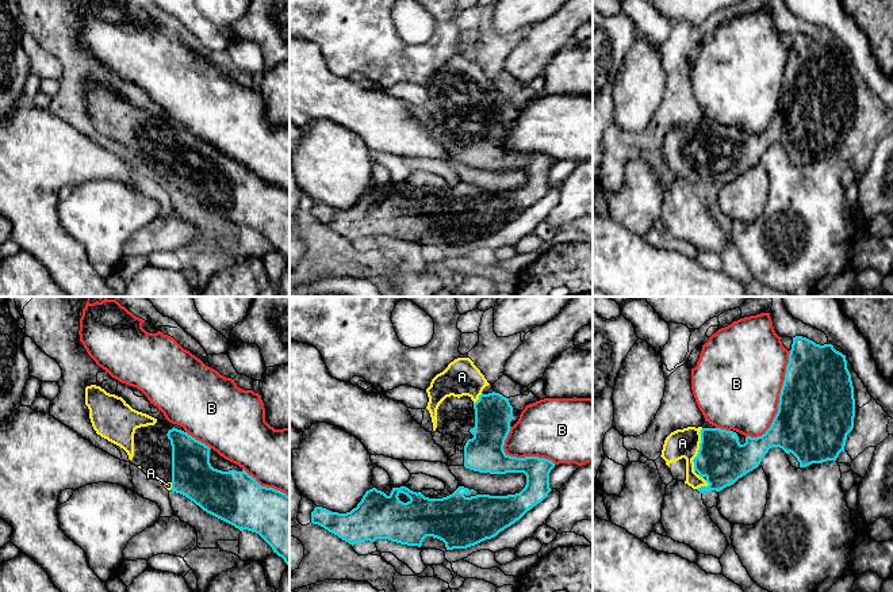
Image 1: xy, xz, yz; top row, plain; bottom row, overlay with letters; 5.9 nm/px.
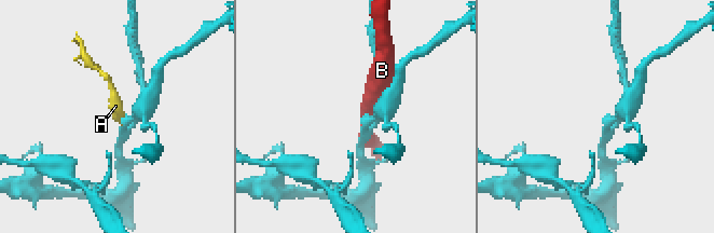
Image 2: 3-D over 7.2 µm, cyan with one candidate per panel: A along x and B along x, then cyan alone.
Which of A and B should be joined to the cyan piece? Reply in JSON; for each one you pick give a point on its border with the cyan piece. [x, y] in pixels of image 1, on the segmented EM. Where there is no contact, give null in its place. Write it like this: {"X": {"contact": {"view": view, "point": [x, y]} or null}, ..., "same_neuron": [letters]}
{"A": {"contact": {"view": "yz", "point": [698, 450]}}, "same_neuron": ["A"]}

